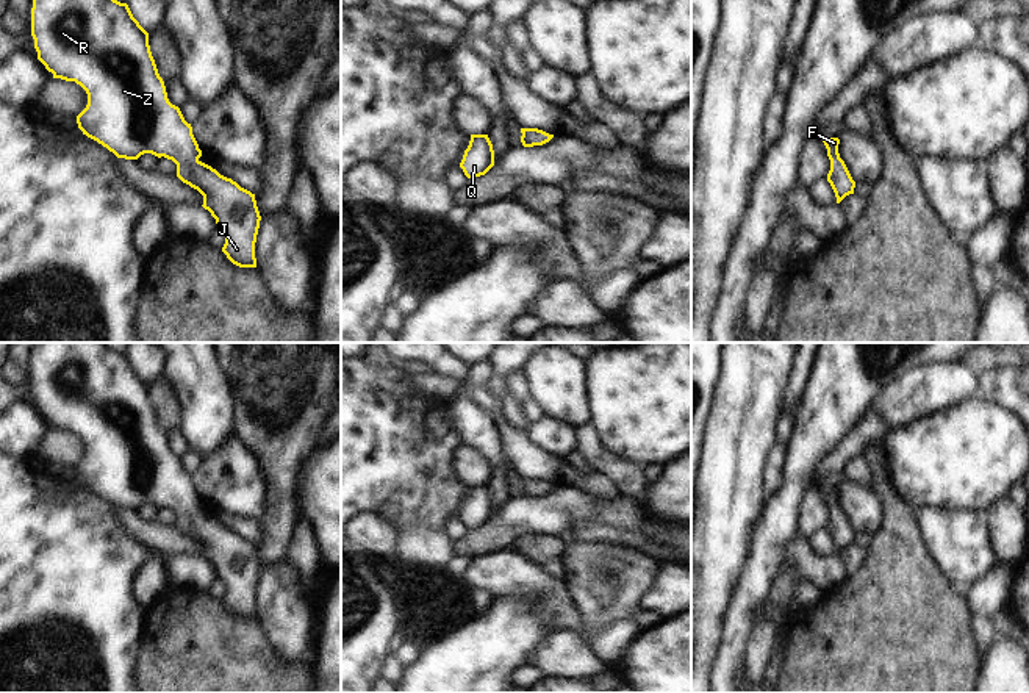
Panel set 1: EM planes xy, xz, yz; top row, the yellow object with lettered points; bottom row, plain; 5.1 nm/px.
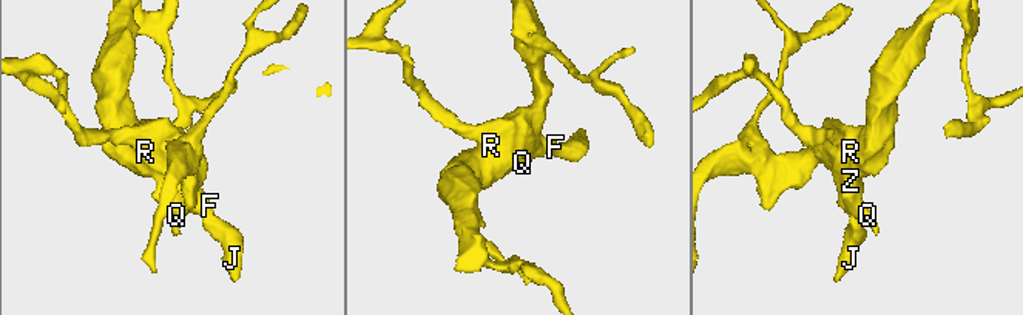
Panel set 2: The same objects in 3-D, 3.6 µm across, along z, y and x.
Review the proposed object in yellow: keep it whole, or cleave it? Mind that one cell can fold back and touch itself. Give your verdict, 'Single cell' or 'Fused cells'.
Single cell.

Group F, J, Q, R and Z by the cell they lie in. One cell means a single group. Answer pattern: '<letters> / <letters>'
F J Q R Z

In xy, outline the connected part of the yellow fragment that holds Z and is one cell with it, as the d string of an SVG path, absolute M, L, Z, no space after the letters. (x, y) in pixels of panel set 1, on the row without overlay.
M36 343L31 358L31 386L38 410L53 429L75 432L88 444L86 458L77 466L78 479L117 508L138 510L144 504L164 507L177 515L177 527L203 546L203 558L216 569L225 587L222 602L239 618L256 618L255 593L260 579L260 562L255 544L241 538L231 529L220 526L202 513L202 501L178 457L167 449L166 436L158 424L149 396L149 383L133 368L127 354L114 350L108 343Z

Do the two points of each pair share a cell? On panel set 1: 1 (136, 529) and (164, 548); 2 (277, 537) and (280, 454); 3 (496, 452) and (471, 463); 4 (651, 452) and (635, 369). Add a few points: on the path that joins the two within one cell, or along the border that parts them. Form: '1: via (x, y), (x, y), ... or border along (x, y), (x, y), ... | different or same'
1: via (143, 531), (158, 542) | same
2: via (279, 517), (279, 474) | same
3: border along (465, 445), (477, 448), (493, 463), (488, 484) | different
4: via (651, 432), (649, 404), (635, 390) | same

